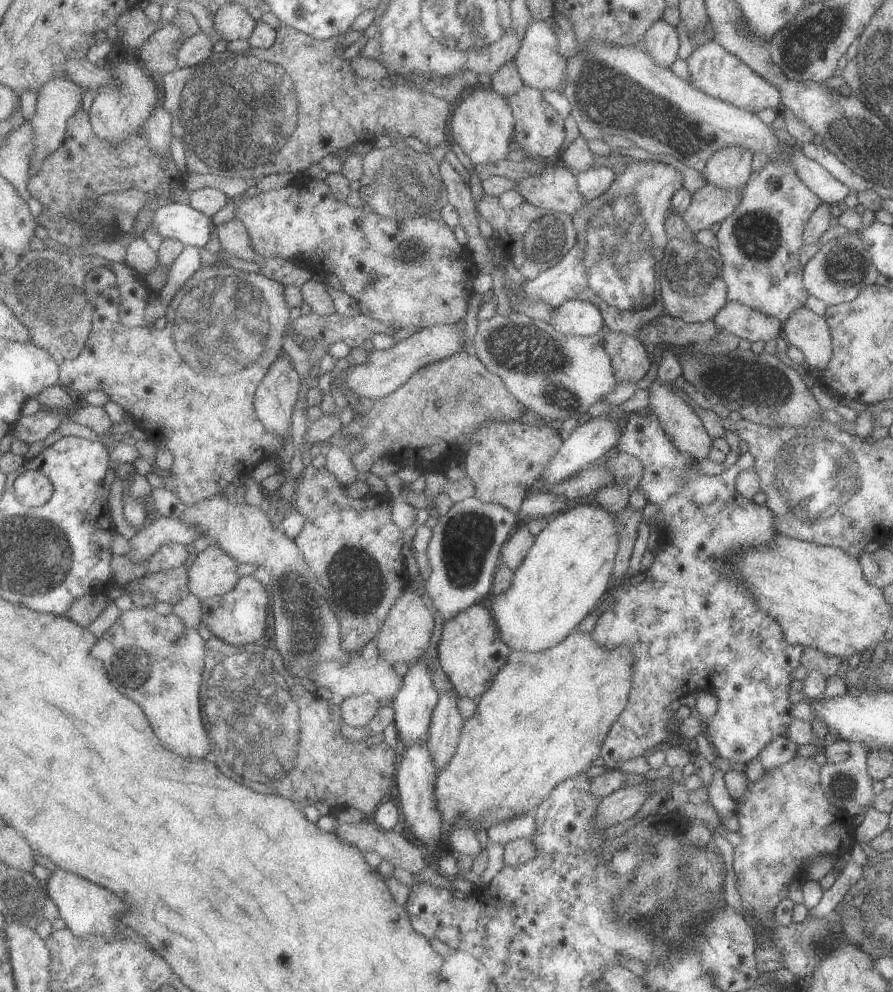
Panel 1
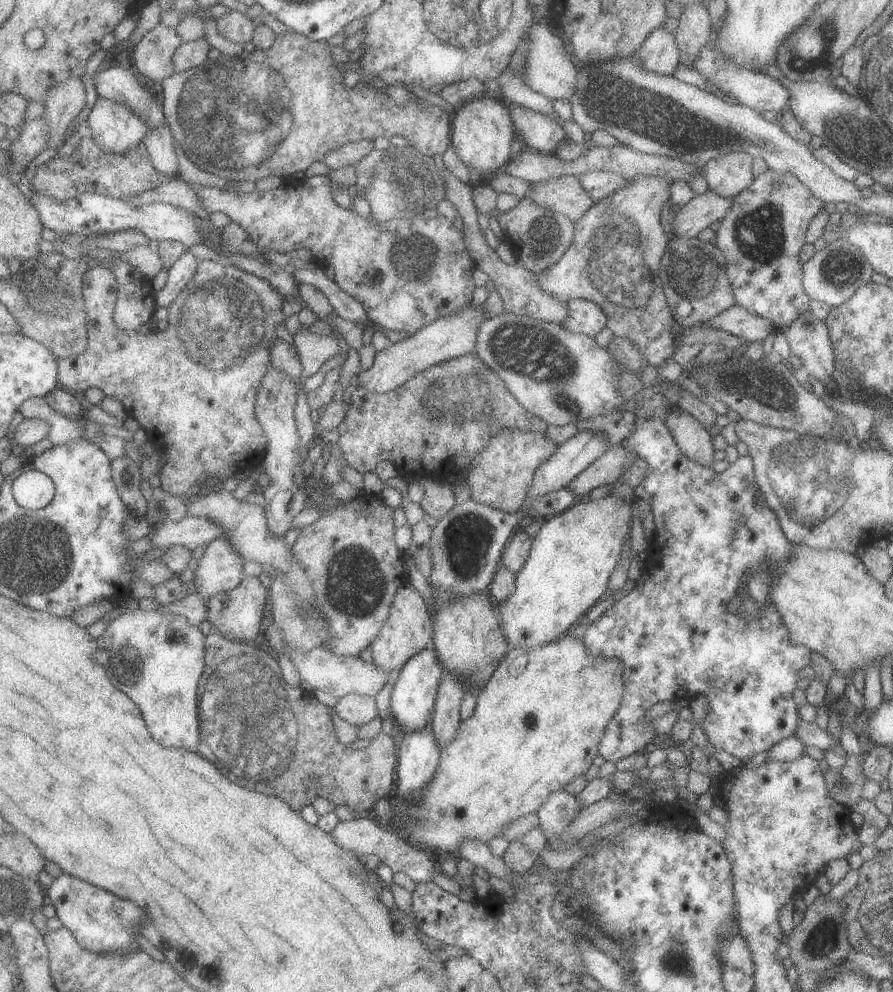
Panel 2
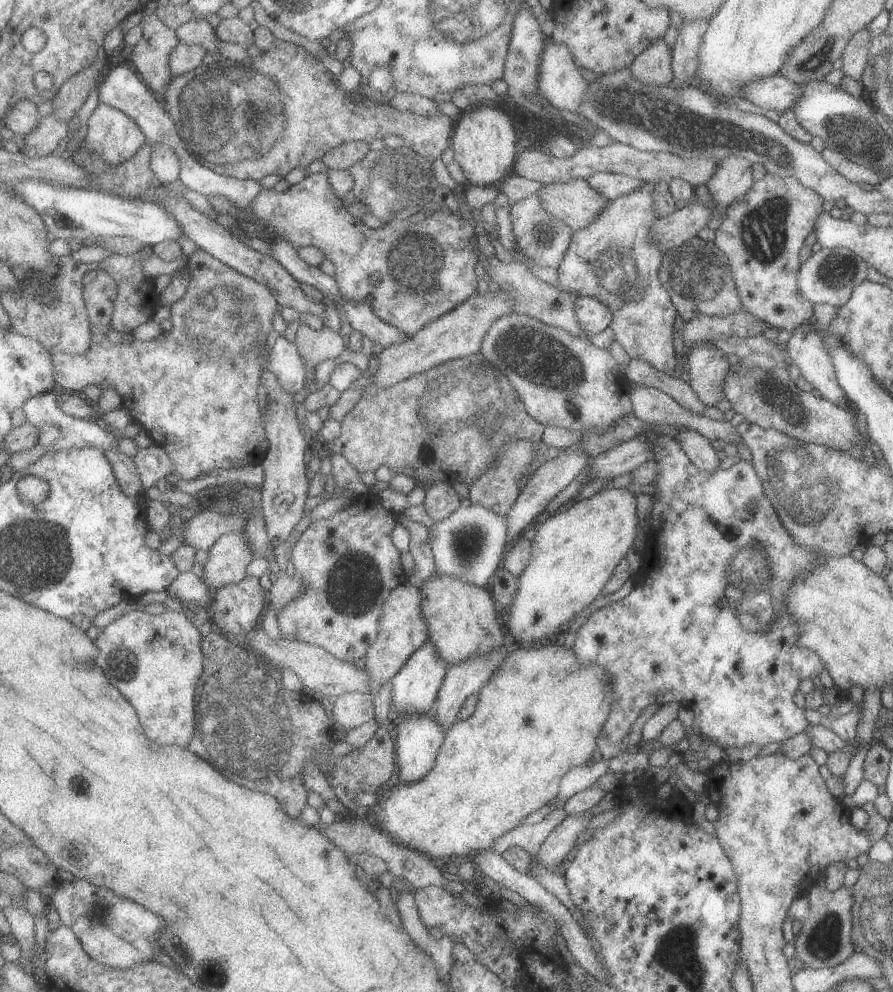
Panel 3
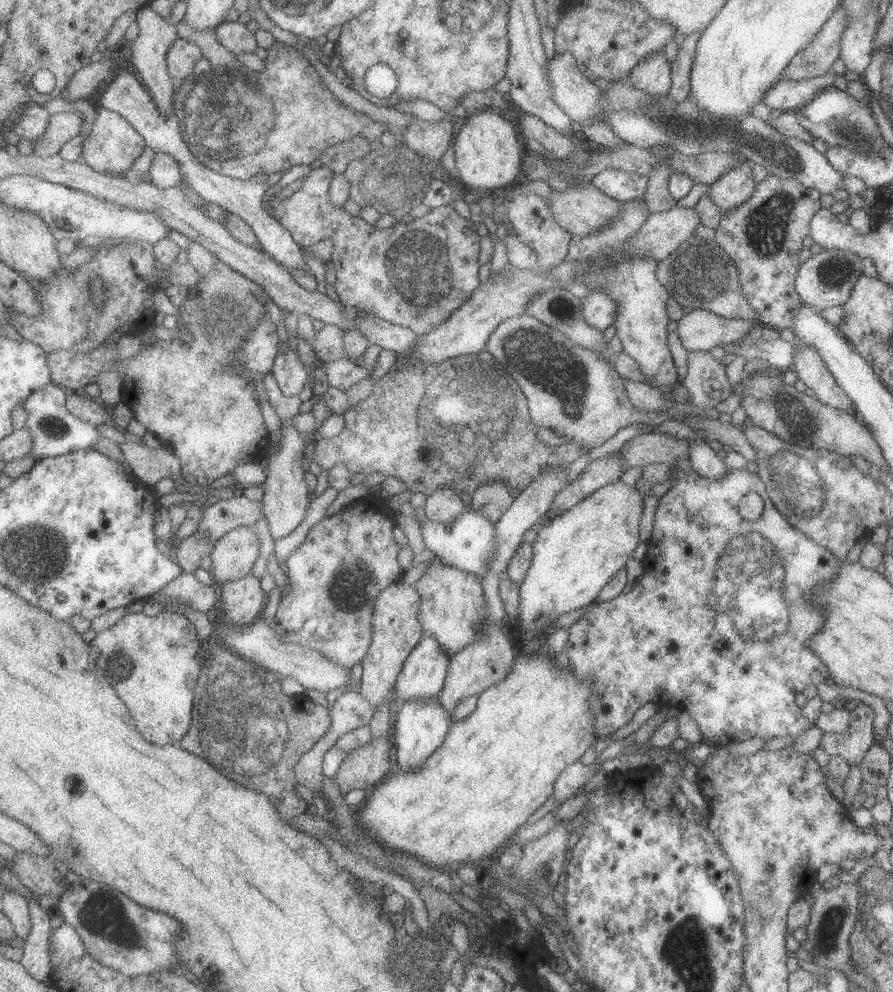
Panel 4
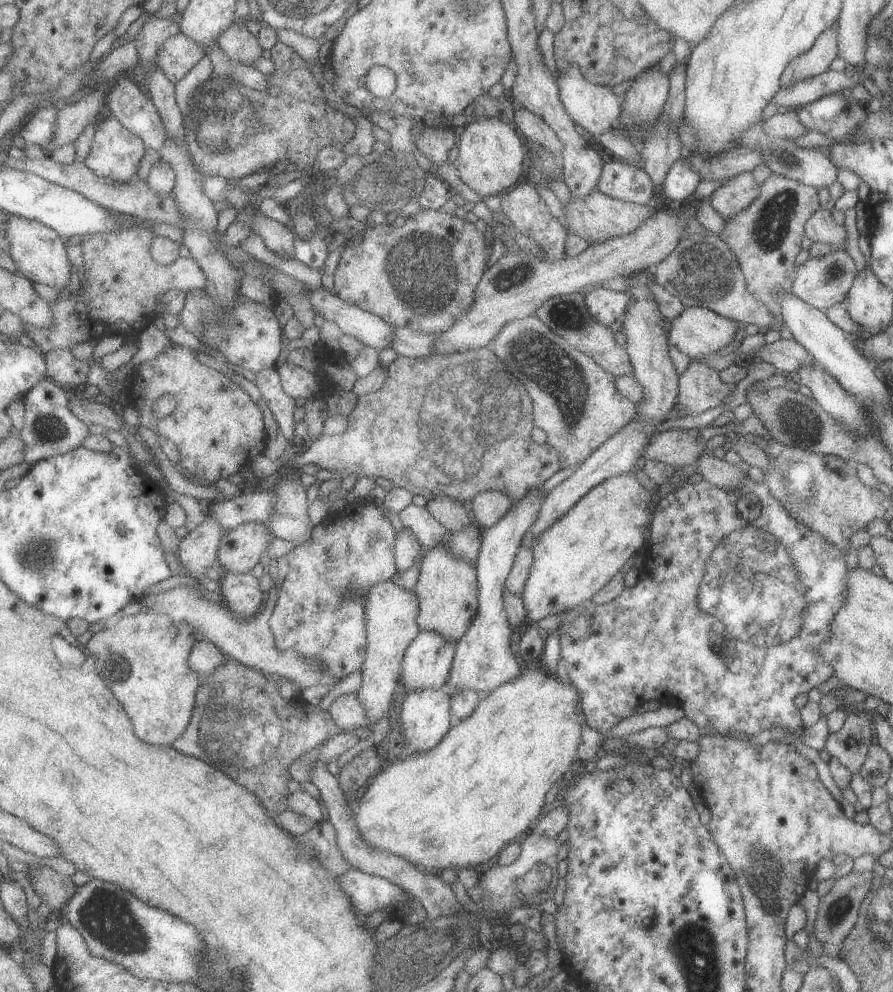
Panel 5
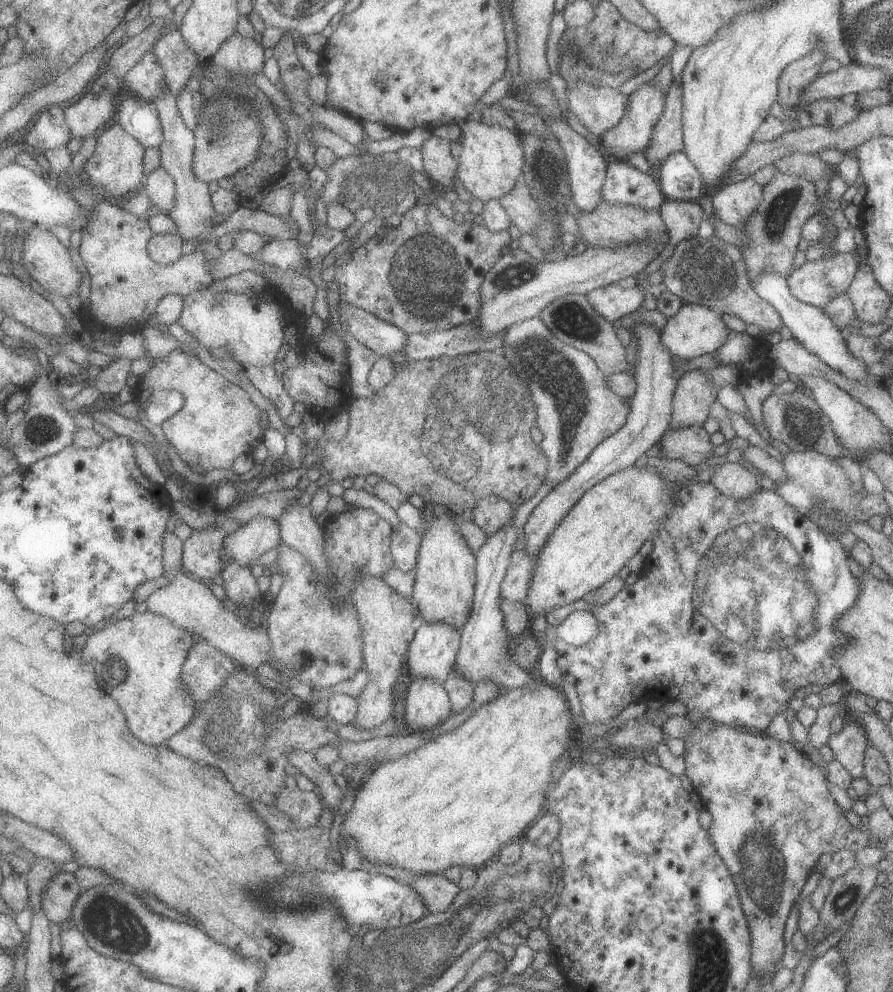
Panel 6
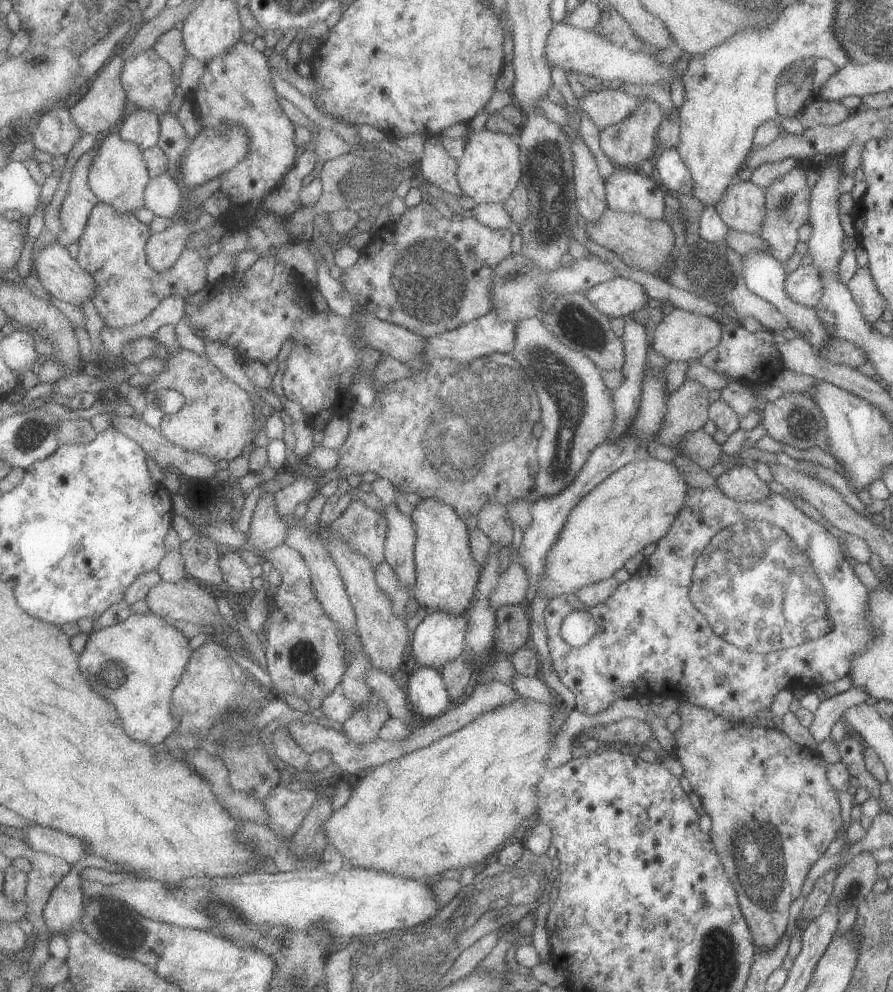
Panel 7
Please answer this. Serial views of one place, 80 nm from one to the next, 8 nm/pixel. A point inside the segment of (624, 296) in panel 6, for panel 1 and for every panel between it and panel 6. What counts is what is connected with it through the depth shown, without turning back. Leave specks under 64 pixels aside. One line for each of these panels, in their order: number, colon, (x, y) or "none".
1: (573, 318)
2: (584, 317)
3: (593, 317)
4: (598, 309)
5: (605, 306)

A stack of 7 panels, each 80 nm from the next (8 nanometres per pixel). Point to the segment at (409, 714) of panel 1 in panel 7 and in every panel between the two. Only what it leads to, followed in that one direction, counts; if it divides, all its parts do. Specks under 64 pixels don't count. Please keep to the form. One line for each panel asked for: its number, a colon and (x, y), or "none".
2: (413, 696)
3: (414, 690)
4: (425, 671)
5: (429, 659)
6: (431, 654)
7: (439, 637)

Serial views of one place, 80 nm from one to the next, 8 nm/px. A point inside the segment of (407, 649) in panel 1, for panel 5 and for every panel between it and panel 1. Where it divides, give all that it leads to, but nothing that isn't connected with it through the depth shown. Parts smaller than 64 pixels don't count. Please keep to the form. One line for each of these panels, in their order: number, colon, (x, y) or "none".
2: (409, 629)
3: (404, 630)
4: (396, 629)
5: (391, 611)

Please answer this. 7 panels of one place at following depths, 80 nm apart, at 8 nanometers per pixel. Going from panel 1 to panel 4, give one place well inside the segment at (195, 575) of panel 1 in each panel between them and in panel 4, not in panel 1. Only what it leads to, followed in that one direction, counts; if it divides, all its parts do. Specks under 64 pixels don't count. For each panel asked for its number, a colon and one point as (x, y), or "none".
2: (221, 567)
3: (228, 559)
4: (235, 554)

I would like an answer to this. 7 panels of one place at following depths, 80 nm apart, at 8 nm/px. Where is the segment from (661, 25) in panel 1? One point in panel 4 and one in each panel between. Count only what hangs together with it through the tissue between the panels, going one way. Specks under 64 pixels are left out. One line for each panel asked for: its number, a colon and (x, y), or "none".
2: (658, 53)
3: (652, 66)
4: (652, 75)

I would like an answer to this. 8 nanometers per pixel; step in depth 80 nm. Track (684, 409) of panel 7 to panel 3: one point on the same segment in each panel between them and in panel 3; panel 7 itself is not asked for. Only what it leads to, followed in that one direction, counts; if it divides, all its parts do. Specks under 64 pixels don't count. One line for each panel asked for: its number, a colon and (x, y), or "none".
3: (707, 367)
4: (706, 381)
5: (699, 388)
6: (694, 393)

